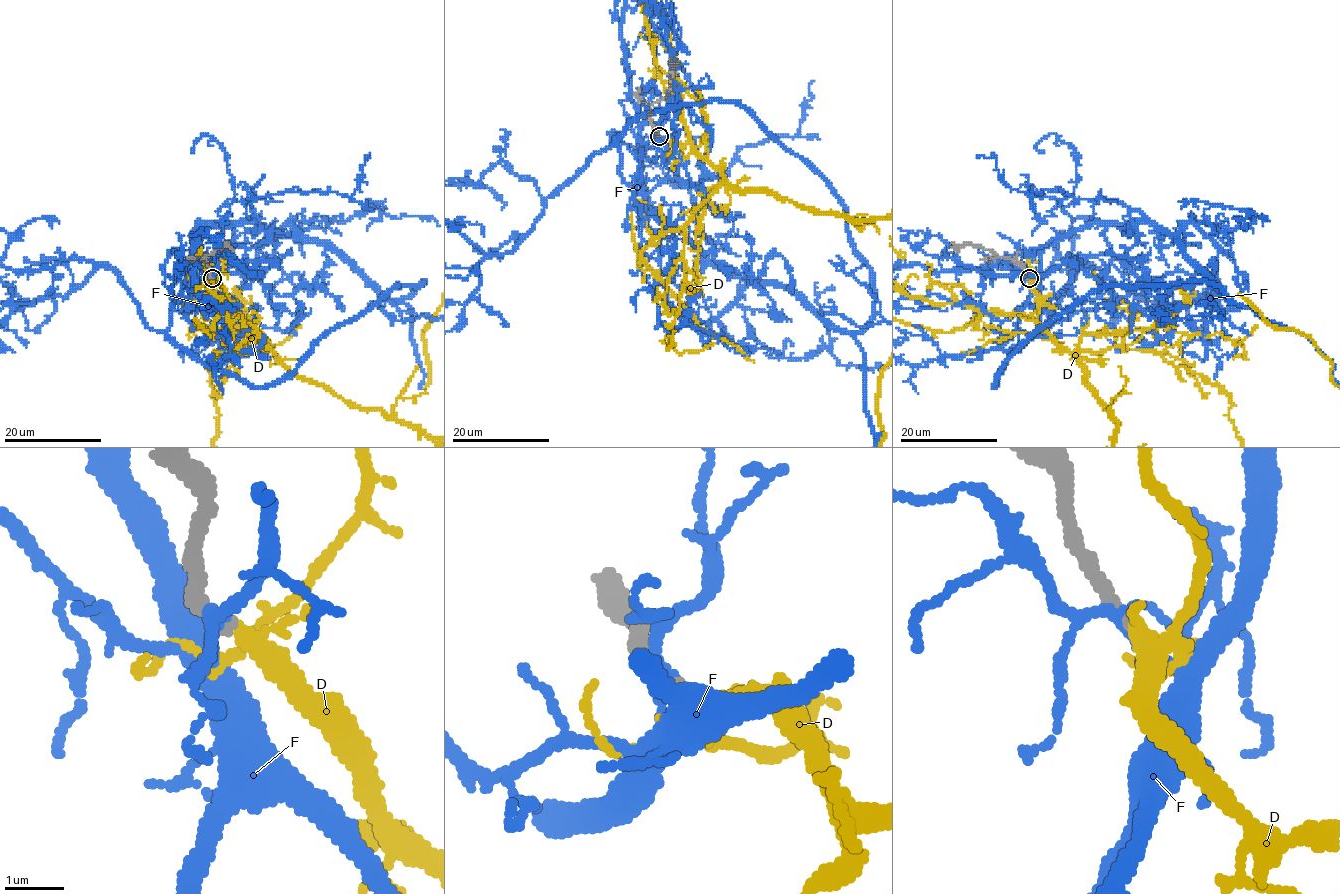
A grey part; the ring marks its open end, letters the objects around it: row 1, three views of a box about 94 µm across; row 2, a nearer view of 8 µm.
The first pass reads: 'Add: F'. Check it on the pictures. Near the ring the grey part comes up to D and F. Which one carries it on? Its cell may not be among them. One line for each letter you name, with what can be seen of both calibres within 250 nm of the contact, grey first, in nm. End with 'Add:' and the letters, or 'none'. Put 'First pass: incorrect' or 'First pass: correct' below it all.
D: calibres 280 and 200 nm
Add: D
First pass: incorrect

